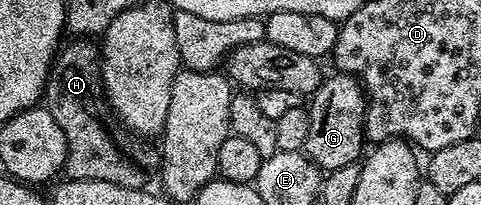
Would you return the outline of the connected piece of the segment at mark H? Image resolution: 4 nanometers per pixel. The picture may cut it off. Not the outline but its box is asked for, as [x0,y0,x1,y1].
[42,39,145,188]

